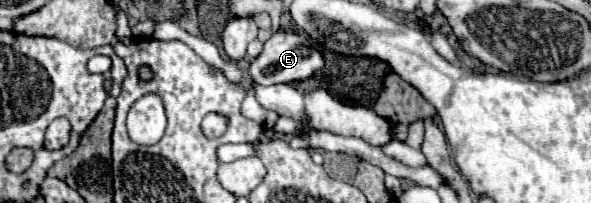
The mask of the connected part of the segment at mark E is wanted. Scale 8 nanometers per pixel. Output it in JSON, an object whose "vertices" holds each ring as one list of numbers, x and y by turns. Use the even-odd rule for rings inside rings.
{"vertices":[[277,31,275,35,271,35,269,41,265,41,265,49,251,63,249,73,253,81,259,85,275,85,275,83,293,83,309,79,315,71,323,69,323,65,325,65,323,55,307,35,299,35,293,31]]}

